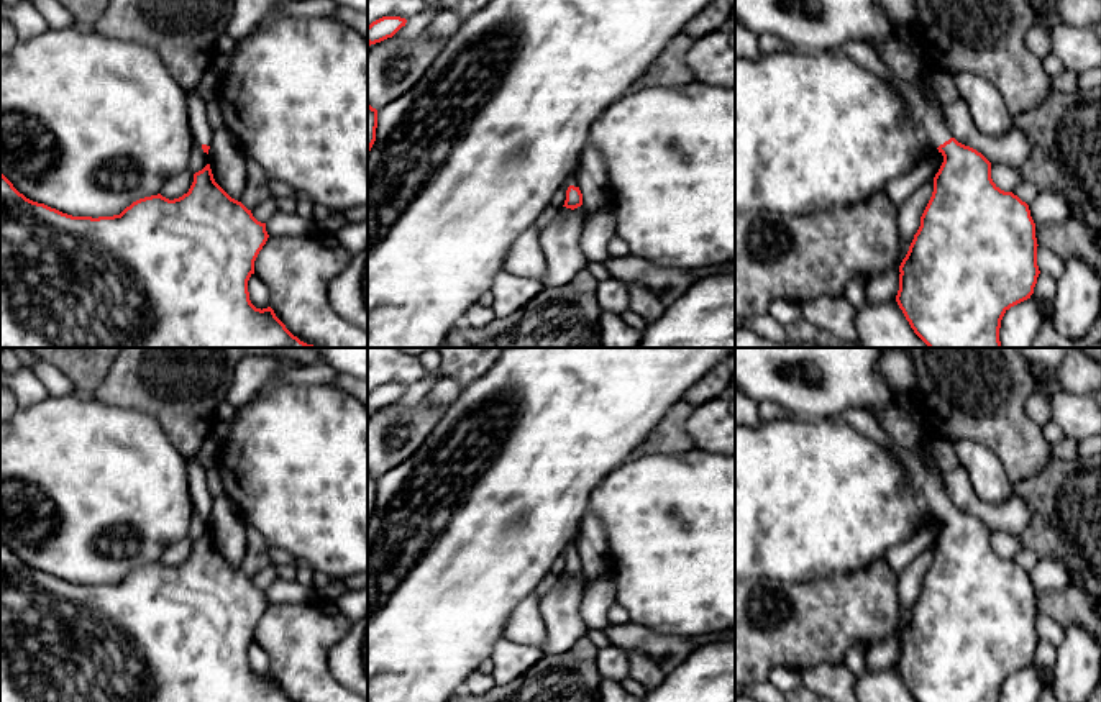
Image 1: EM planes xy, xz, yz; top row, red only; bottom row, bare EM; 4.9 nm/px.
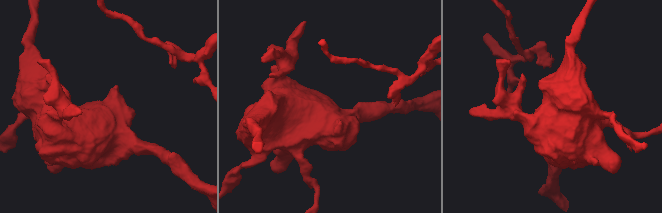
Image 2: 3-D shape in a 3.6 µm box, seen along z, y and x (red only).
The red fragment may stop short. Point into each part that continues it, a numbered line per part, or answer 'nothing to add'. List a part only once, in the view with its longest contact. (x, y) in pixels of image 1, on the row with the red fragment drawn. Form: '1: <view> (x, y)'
1: yz (903, 63)

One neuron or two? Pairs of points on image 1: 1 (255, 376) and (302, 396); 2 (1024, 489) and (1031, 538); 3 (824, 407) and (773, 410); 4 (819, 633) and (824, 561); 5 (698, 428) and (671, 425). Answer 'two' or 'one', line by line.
1: two
2: one
3: two
4: two
5: two

